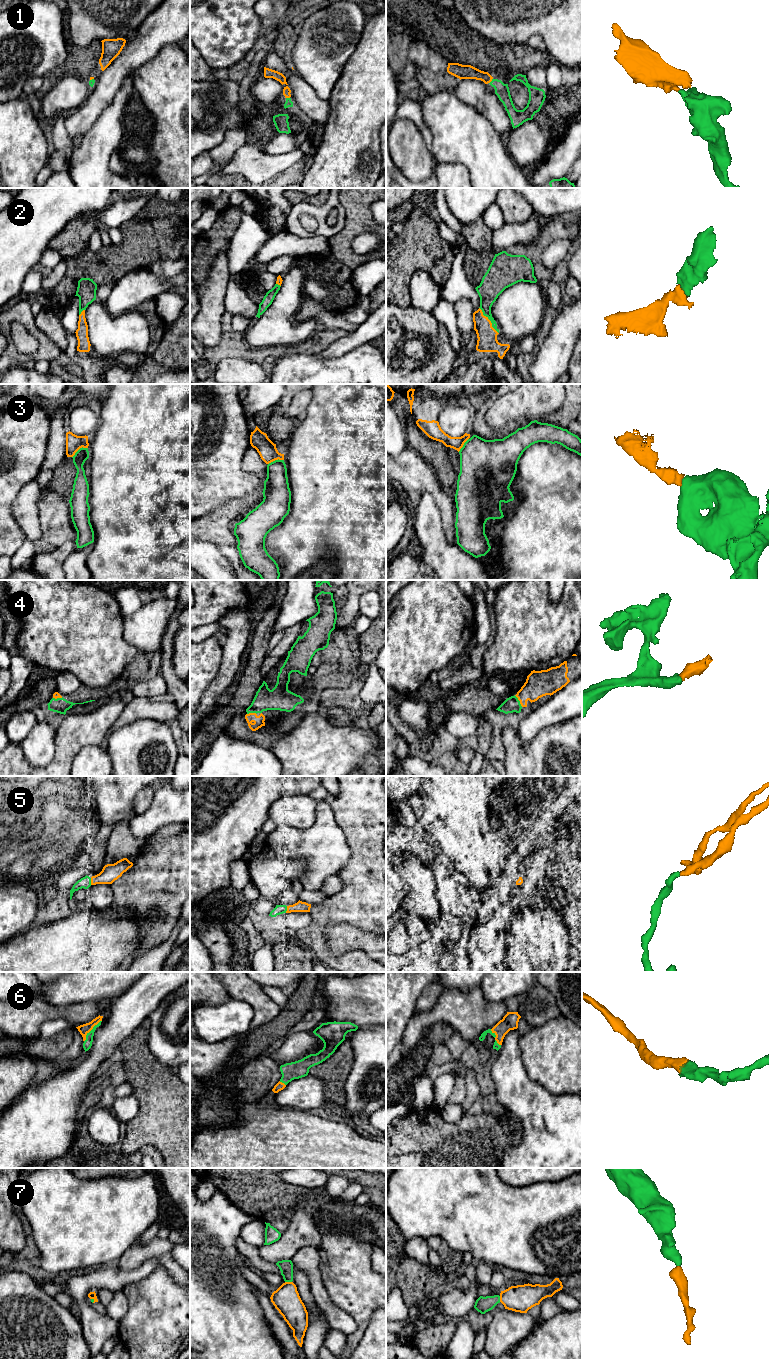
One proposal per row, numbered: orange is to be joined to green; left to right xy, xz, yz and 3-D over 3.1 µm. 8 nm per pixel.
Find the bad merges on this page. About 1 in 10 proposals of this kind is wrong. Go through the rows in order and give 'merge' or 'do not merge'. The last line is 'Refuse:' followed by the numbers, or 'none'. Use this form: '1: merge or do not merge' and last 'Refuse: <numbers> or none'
1: merge
2: merge
3: do not merge
4: merge
5: merge
6: merge
7: merge
Refuse: 3

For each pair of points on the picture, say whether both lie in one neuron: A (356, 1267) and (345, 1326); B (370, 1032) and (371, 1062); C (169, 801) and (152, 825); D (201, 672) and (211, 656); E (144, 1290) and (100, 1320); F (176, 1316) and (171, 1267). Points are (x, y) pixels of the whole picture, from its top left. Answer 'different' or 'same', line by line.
A: different
B: same
C: same
D: same
E: different
F: different

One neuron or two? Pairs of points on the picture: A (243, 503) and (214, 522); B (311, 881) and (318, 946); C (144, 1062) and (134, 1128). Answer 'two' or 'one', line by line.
A: one
B: two
C: one

